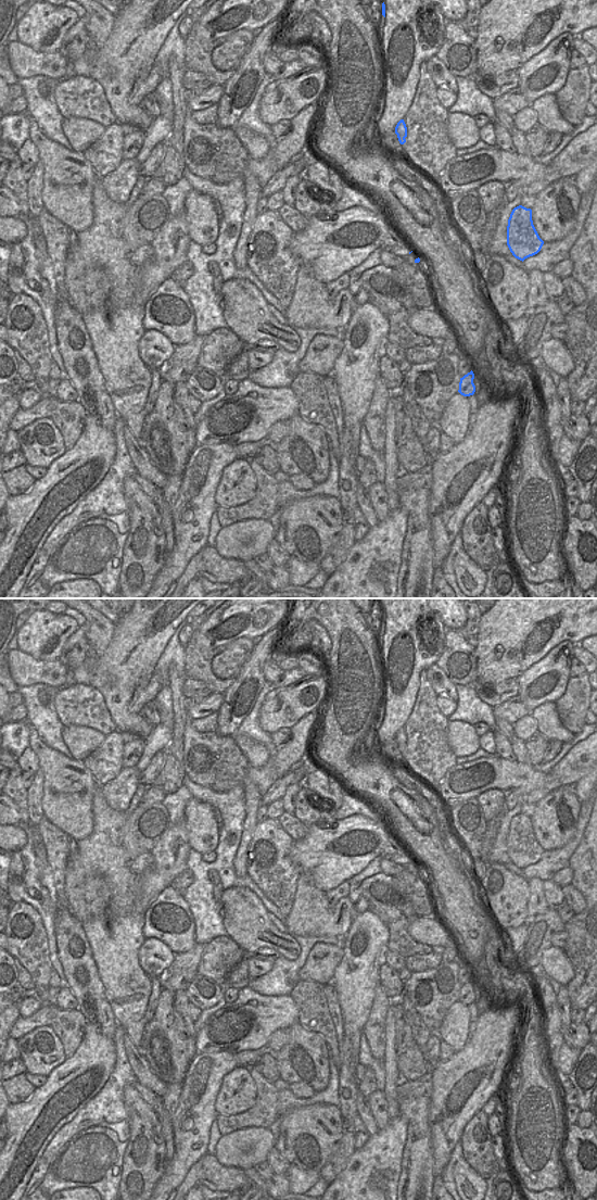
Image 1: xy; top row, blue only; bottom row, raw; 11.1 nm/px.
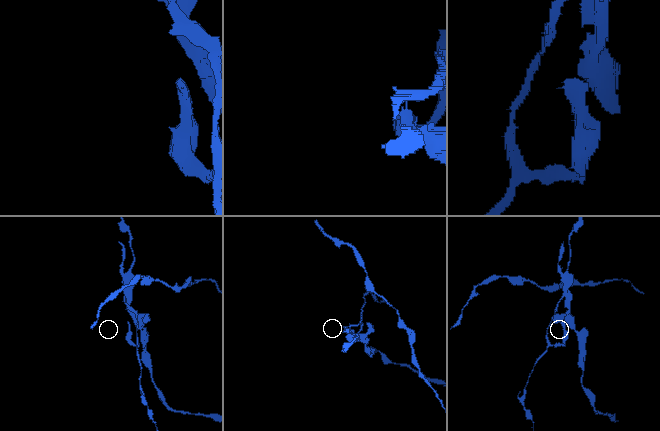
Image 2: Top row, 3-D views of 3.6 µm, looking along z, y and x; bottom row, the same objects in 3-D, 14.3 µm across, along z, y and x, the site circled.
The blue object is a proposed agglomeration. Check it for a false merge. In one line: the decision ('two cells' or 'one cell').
two cells

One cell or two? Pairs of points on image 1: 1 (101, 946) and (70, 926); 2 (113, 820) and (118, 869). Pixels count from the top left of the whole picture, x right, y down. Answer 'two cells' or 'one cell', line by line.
1: two cells
2: one cell

